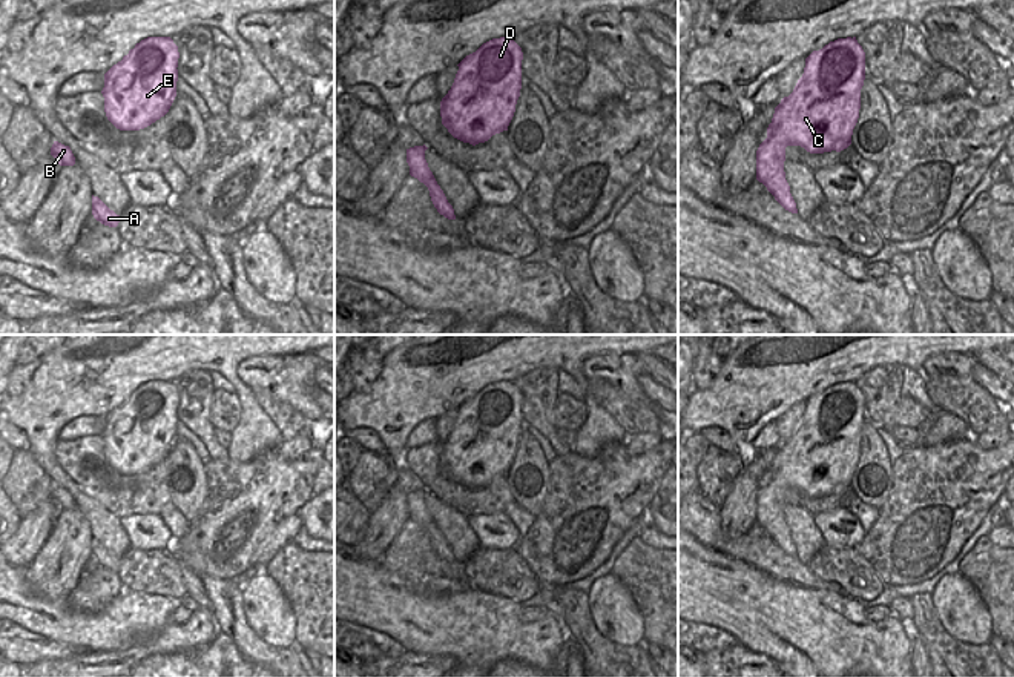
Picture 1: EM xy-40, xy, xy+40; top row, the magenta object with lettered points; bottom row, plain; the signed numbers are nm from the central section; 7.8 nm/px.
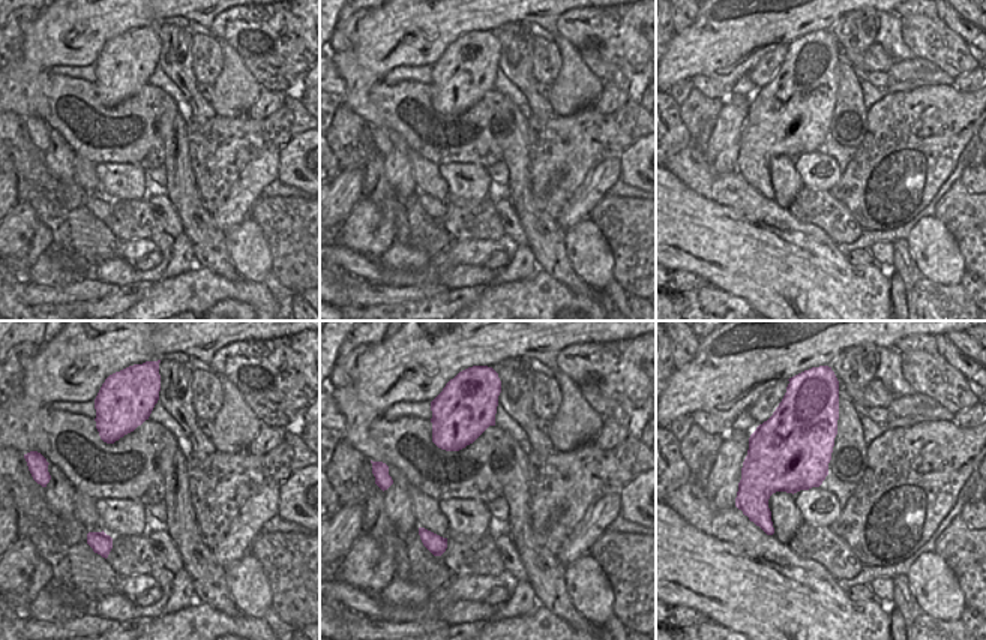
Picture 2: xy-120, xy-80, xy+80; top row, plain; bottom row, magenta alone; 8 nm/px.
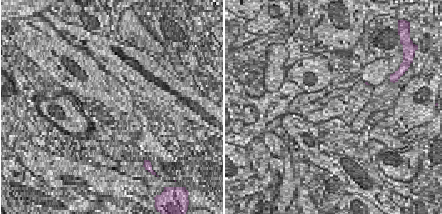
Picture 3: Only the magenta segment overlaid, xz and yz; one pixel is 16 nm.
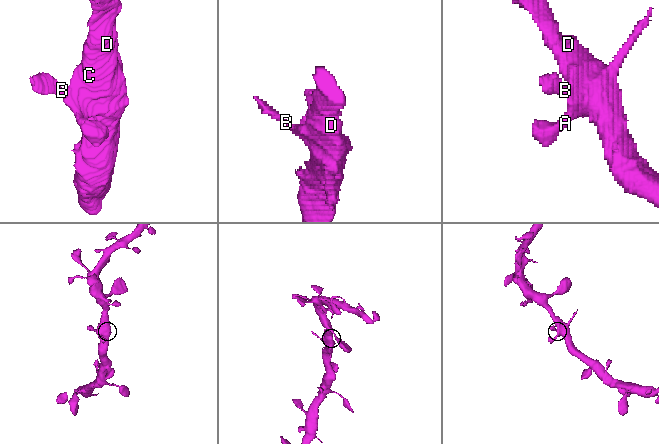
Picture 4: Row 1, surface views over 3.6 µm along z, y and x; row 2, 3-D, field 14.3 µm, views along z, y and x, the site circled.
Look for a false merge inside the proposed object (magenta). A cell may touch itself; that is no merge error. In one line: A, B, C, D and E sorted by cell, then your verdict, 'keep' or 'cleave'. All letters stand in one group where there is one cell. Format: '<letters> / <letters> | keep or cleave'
A B C D E | keep

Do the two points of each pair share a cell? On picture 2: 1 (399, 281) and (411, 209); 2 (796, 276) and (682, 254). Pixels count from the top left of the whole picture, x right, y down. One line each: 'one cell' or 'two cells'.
1: two cells
2: one cell

